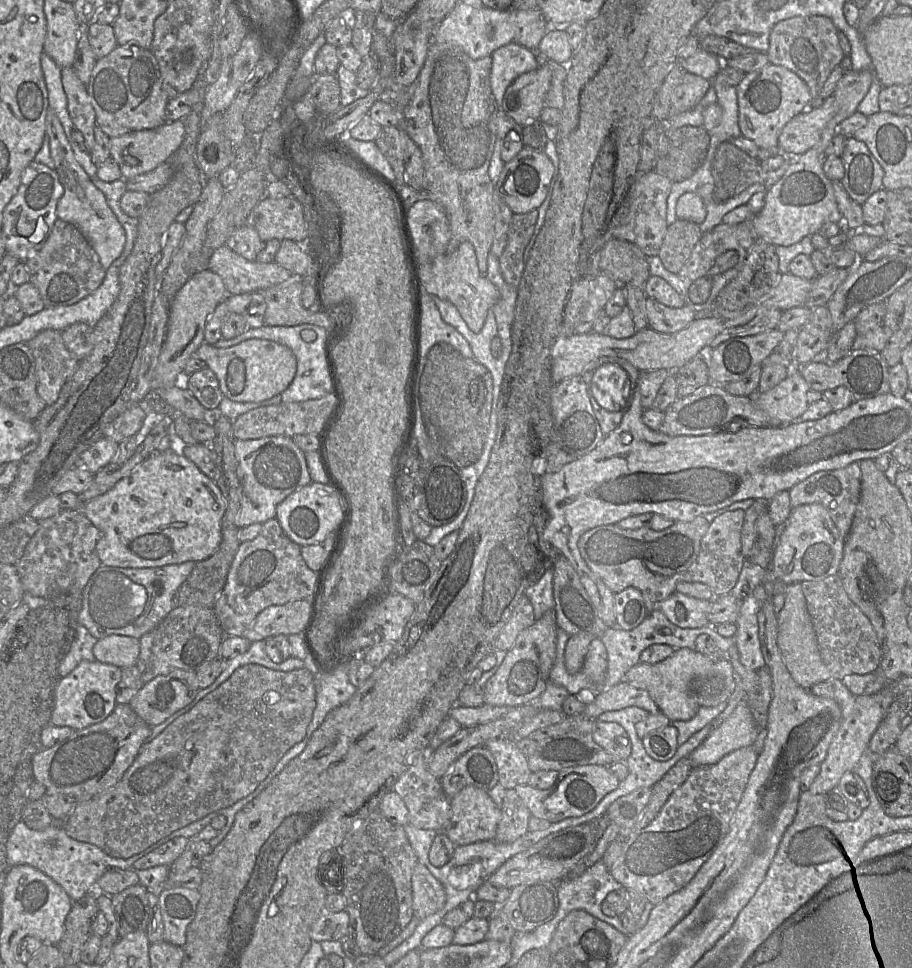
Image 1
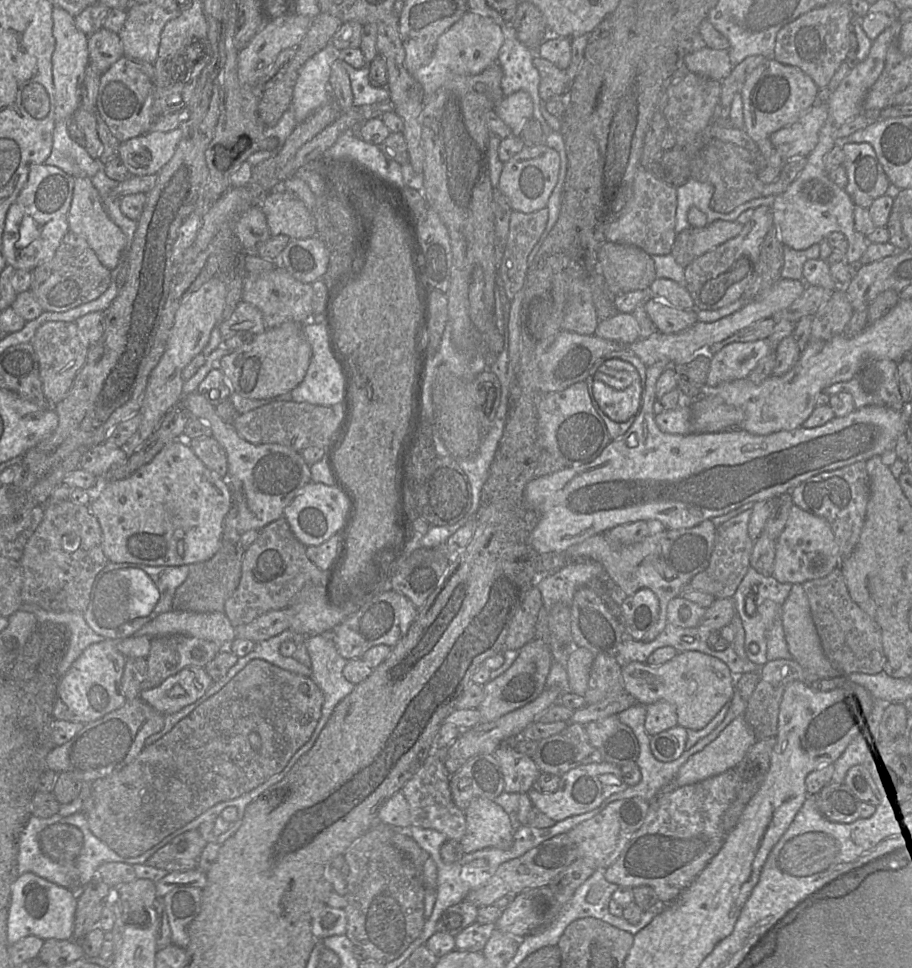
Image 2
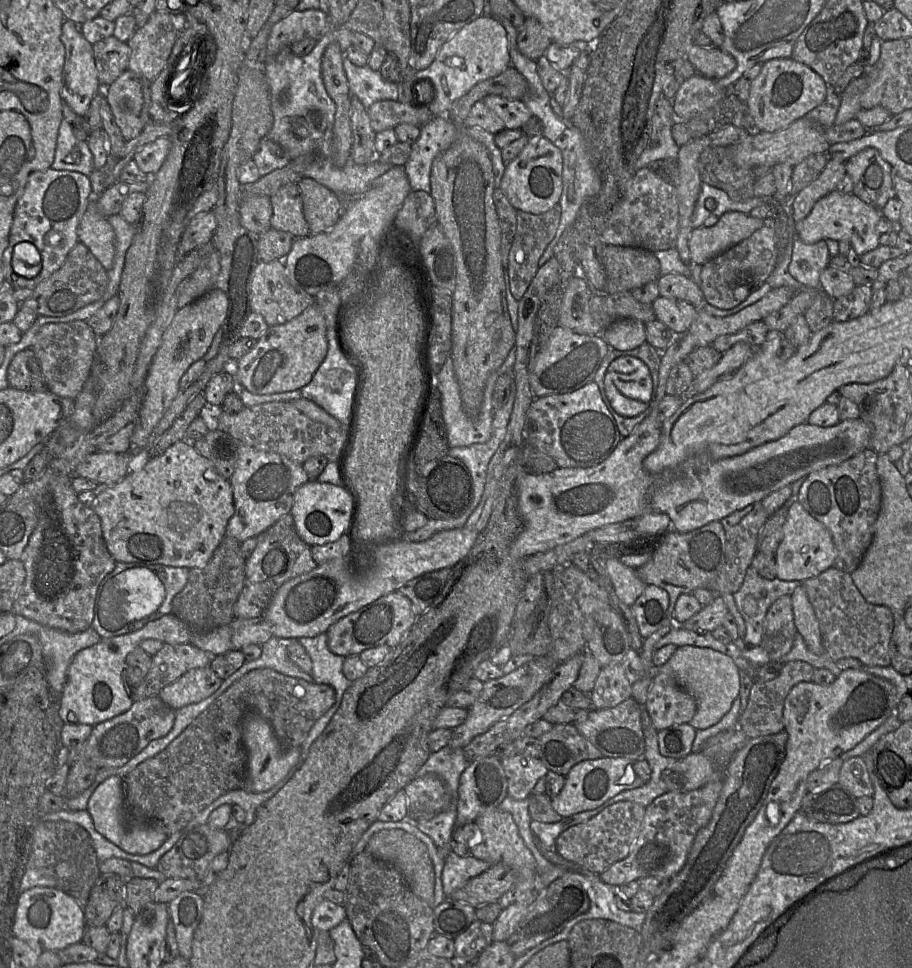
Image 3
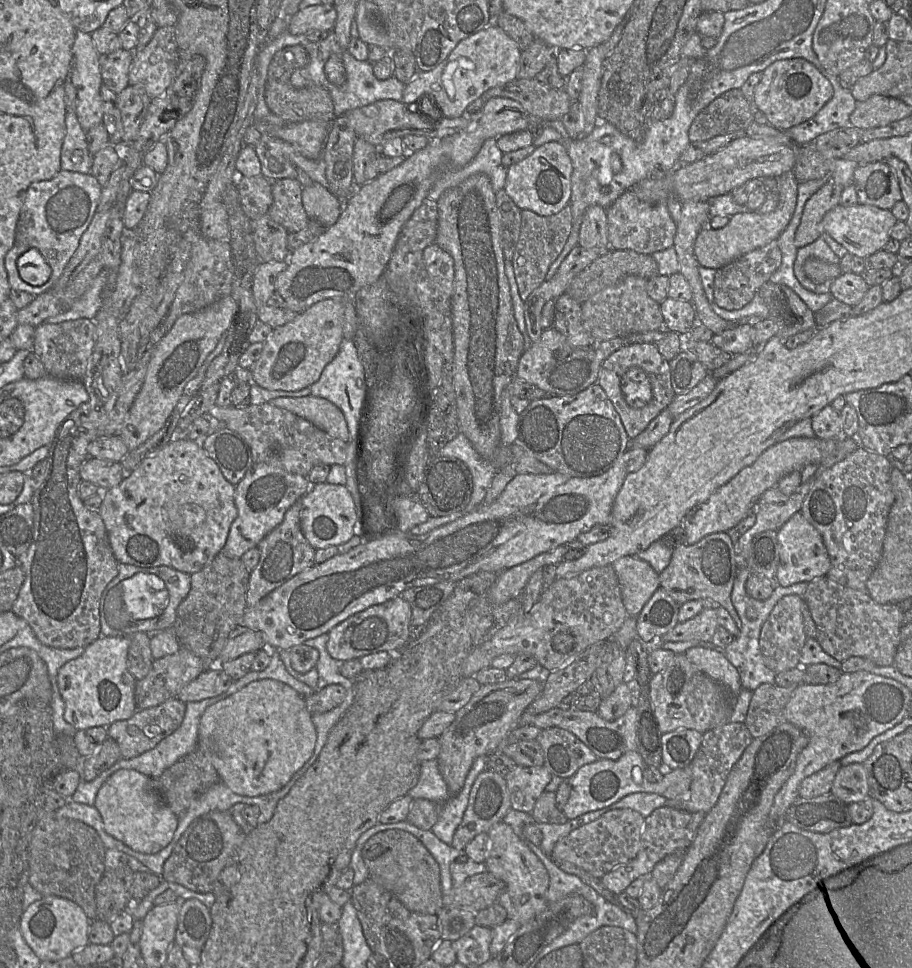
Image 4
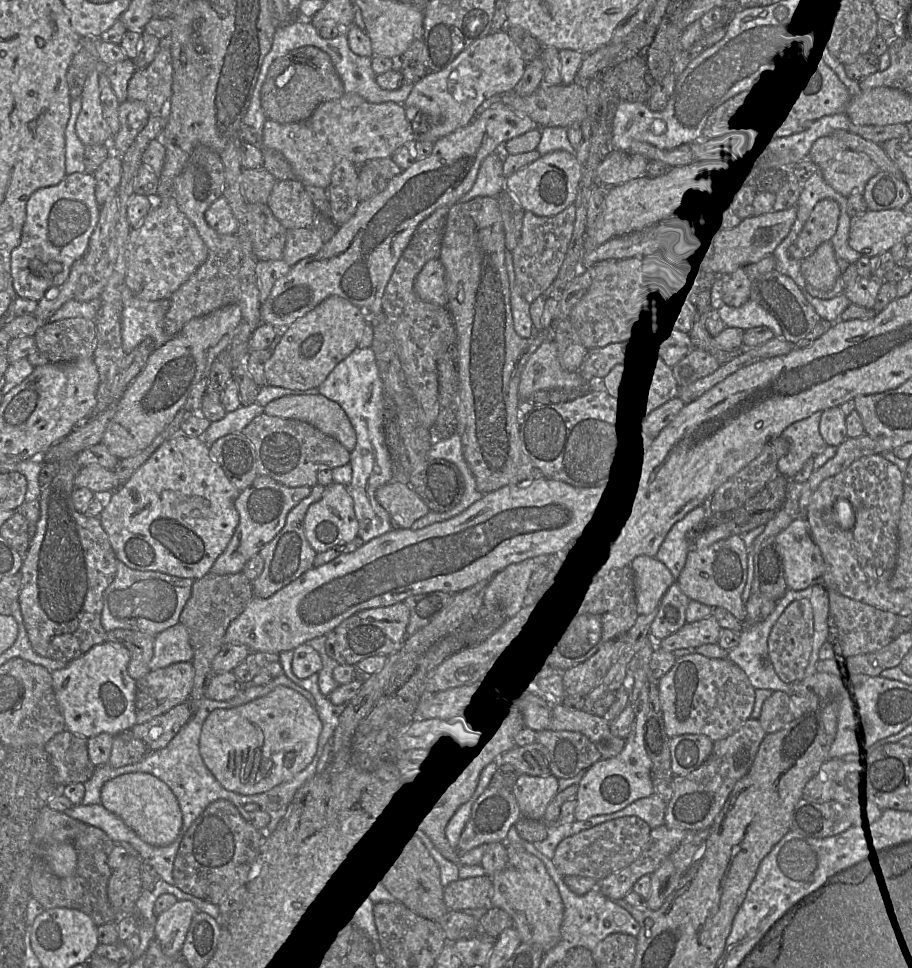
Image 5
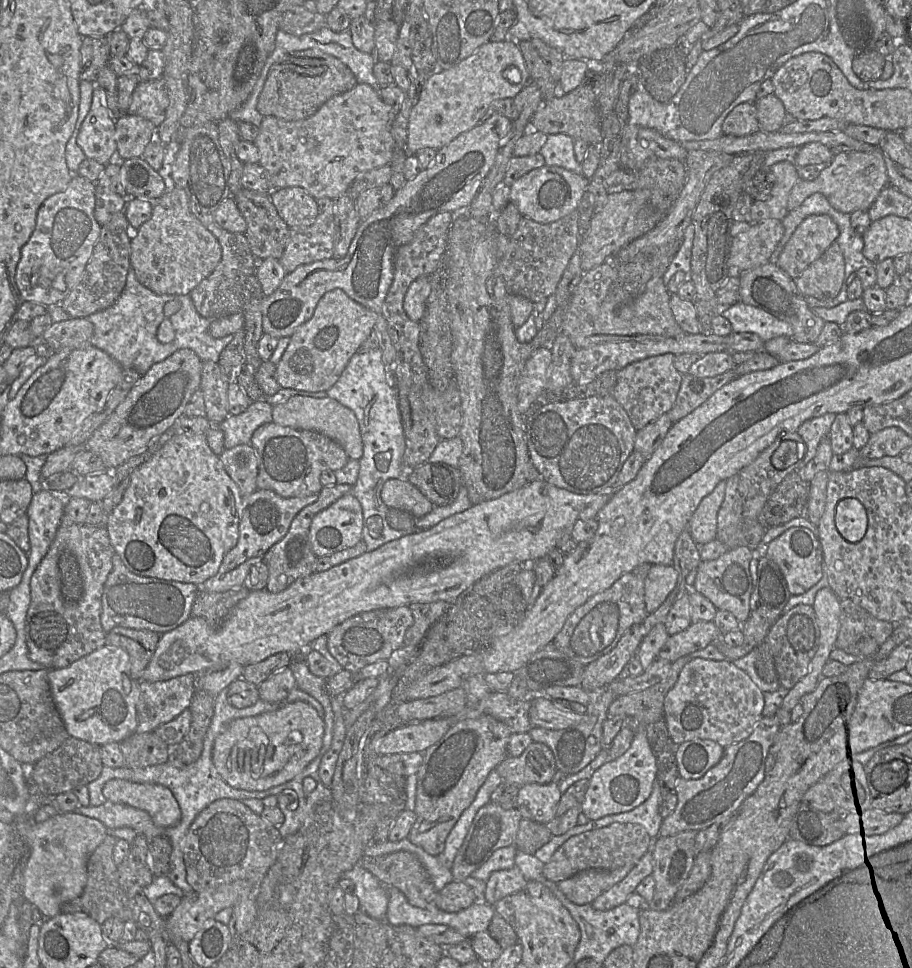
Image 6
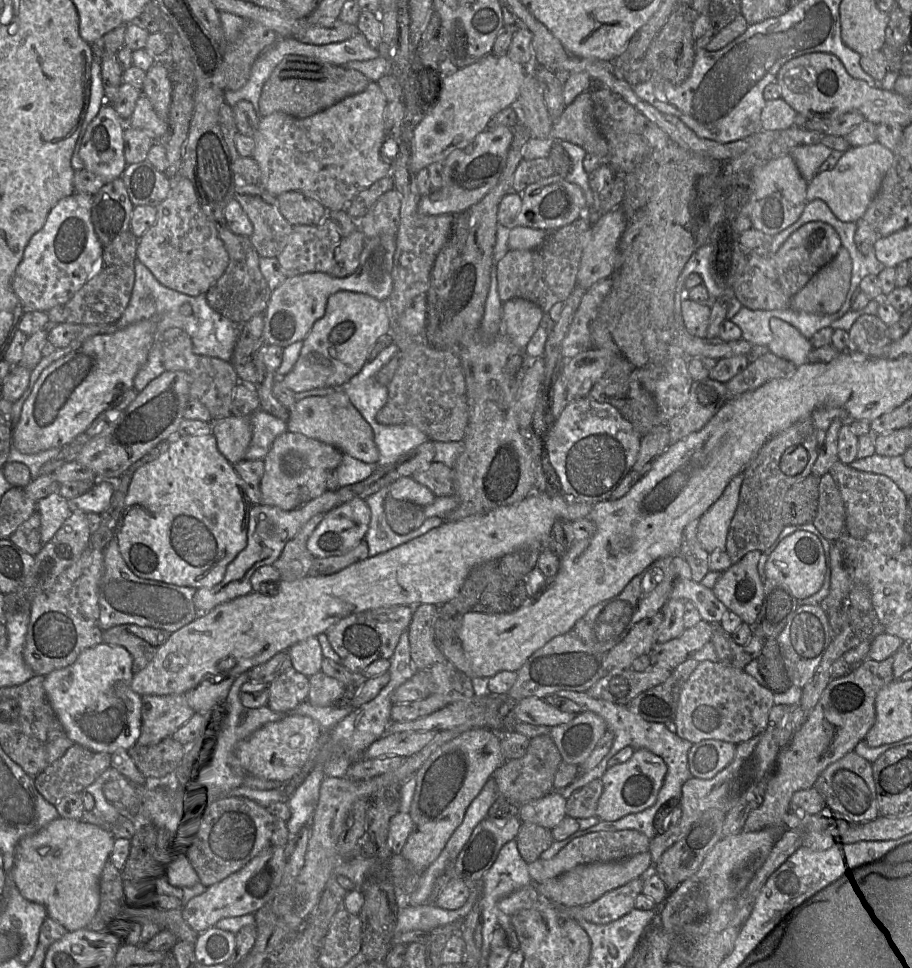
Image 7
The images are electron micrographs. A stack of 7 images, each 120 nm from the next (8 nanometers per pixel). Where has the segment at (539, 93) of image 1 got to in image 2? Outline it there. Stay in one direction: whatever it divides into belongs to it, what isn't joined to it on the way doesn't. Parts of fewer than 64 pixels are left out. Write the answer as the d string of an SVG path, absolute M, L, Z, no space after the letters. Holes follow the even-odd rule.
M517 91L505 96L493 109L498 117L519 136L519 128L533 116L533 103L525 91Z

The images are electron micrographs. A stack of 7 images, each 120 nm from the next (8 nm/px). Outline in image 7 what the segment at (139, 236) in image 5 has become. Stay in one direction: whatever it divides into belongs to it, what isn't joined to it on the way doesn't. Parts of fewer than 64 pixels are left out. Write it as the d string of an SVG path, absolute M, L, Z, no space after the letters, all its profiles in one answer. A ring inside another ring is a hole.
M184 177L172 180L168 197L157 207L156 223L138 239L136 258L164 286L189 296L205 294L224 274L228 253L214 224L200 208L193 184Z

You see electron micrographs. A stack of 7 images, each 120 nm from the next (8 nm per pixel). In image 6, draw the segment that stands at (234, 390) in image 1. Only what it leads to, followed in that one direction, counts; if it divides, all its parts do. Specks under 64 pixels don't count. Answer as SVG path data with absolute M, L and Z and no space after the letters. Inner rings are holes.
M341 289L326 292L313 316L295 329L276 365L277 381L281 388L309 392L329 390L340 378L350 358L371 334L377 317L376 312L351 299Z

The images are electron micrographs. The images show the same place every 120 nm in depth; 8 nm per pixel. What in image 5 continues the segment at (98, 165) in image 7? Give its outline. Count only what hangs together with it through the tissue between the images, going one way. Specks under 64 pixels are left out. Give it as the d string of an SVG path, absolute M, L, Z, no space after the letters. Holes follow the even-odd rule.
M94 69L81 93L82 108L76 121L76 133L87 145L110 144L114 135L107 123L100 98L99 77L102 69Z

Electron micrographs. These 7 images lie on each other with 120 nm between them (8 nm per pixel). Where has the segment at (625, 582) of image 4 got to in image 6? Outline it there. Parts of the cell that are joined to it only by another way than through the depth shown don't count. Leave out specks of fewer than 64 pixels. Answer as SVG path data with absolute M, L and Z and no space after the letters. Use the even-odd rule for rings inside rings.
M652 564L645 578L644 599L647 612L653 613L676 587L678 573L672 565Z

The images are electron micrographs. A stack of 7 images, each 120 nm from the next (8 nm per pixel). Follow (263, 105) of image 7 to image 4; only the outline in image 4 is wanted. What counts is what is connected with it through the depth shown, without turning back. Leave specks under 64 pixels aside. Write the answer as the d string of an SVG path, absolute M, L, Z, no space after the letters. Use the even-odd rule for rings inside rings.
M295 45L278 51L269 65L265 83L265 101L269 110L287 124L305 121L325 121L326 123L331 123L335 118L333 101L326 89L318 86L296 89L290 83L292 73L305 67L308 62L307 50L301 45Z

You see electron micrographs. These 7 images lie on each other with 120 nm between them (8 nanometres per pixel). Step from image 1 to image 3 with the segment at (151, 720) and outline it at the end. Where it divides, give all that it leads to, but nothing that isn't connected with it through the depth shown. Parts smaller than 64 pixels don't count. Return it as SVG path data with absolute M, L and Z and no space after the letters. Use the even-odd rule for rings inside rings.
M210 666L195 668L164 687L158 697L173 710L178 710L206 699L220 687L222 681Z

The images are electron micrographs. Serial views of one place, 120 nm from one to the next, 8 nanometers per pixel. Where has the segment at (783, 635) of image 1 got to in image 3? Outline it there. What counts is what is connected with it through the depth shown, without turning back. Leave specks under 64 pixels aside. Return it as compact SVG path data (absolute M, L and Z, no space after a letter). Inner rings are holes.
M802 584L795 588L791 598L797 632L804 638L811 652L817 655L824 654L819 621Z

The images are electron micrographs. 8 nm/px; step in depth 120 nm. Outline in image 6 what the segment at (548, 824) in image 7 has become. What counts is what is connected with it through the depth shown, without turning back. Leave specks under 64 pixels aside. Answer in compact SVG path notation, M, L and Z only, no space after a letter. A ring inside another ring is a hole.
M526 784L519 787L517 809L523 819L546 825L556 818L556 811L562 794L558 784Z

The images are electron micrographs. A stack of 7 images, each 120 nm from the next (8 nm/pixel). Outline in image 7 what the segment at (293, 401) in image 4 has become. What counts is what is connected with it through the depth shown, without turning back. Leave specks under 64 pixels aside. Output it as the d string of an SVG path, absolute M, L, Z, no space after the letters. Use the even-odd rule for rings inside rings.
M342 390L323 397L306 397L297 401L289 411L286 425L289 432L303 434L330 444L338 448L343 454L350 455L365 463L376 464L378 461L379 451L374 441L371 426Z

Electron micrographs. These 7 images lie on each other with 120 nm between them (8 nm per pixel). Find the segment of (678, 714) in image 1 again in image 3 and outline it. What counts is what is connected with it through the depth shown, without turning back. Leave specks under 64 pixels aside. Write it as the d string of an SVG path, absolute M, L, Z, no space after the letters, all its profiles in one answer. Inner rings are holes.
M681 646L661 667L651 667L647 670L639 653L630 649L622 661L627 680L633 684L645 676L652 678L659 673L671 675L678 686L687 692L696 703L696 713L689 724L695 730L704 730L717 724L730 710L733 701L739 695L740 670L732 658L711 648L696 646Z

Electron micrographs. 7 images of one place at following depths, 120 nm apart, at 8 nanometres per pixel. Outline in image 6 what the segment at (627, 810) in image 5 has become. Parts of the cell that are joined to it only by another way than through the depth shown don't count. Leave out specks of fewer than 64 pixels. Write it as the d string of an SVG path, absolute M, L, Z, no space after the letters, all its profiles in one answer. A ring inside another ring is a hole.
M656 779L653 786L652 793L645 802L643 802L641 805L639 805L638 807L634 808L631 811L605 816L598 820L592 821L591 829L588 829L587 831L600 829L600 828L609 826L613 823L632 823L632 824L639 824L643 826L647 831L647 833L649 834L649 836L652 839L656 839L659 837L660 828L663 822L663 817L660 813L661 805L662 805L662 794L661 794L660 785Z

